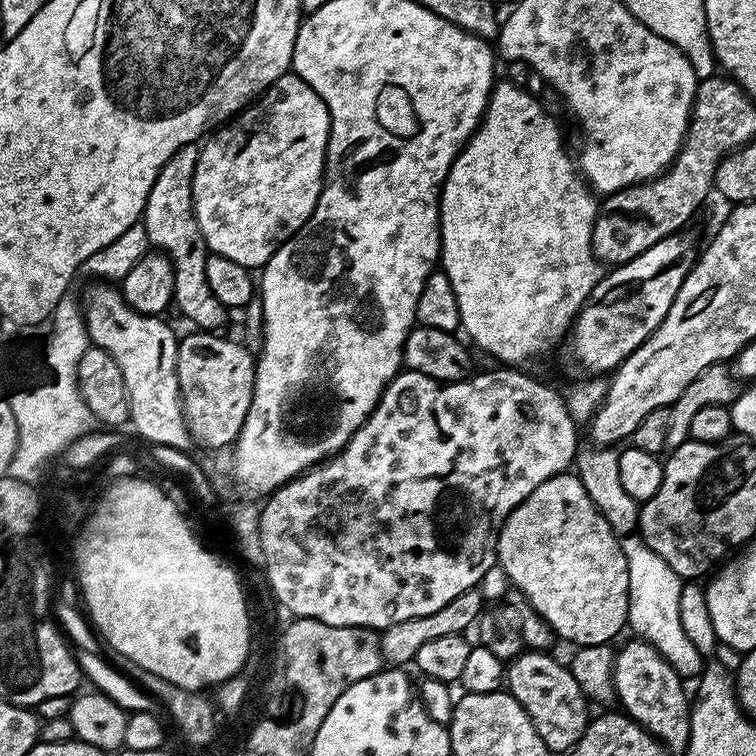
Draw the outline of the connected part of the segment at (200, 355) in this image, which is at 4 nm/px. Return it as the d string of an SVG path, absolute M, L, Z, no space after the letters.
M192 330L189 336L181 335L176 346L176 373L184 421L193 441L197 445L205 444L208 450L235 445L250 410L256 377L253 353L243 343L235 344L220 335L224 334Z

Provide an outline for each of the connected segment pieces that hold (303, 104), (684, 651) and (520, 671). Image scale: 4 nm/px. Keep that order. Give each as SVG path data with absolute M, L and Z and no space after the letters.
M286 74L273 82L266 91L261 92L258 99L249 104L243 112L233 116L223 126L217 127L214 134L212 134L216 136L209 135L203 141L200 157L198 158L198 166L194 170L192 189L194 190L194 210L198 218L198 226L202 230L202 238L208 243L209 253L222 258L230 258L230 262L238 262L238 266L249 270L263 269L268 259L308 221L310 214L316 208L320 190L324 186L324 155L328 153L329 130L328 107L324 105L320 95L301 76Z
M579 443L576 447L576 459L574 461L574 468L576 475L586 492L590 494L590 498L598 506L601 513L612 524L619 533L624 534L621 537L621 548L626 554L627 558L627 580L628 580L628 623L629 629L633 630L632 634L641 640L646 640L648 644L652 644L658 651L663 654L663 657L670 662L675 672L681 676L681 679L690 680L695 679L703 671L704 657L696 650L691 640L686 634L679 620L679 602L680 594L684 581L674 570L671 570L669 564L651 547L648 546L647 541L636 531L639 529L640 523L640 504L627 494L623 489L622 478L619 475L619 451L610 446L597 446L591 443Z
M525 650L506 668L506 688L515 700L524 707L538 738L542 738L549 753L567 753L582 738L588 729L590 701L579 688L568 666L560 665L544 650Z

